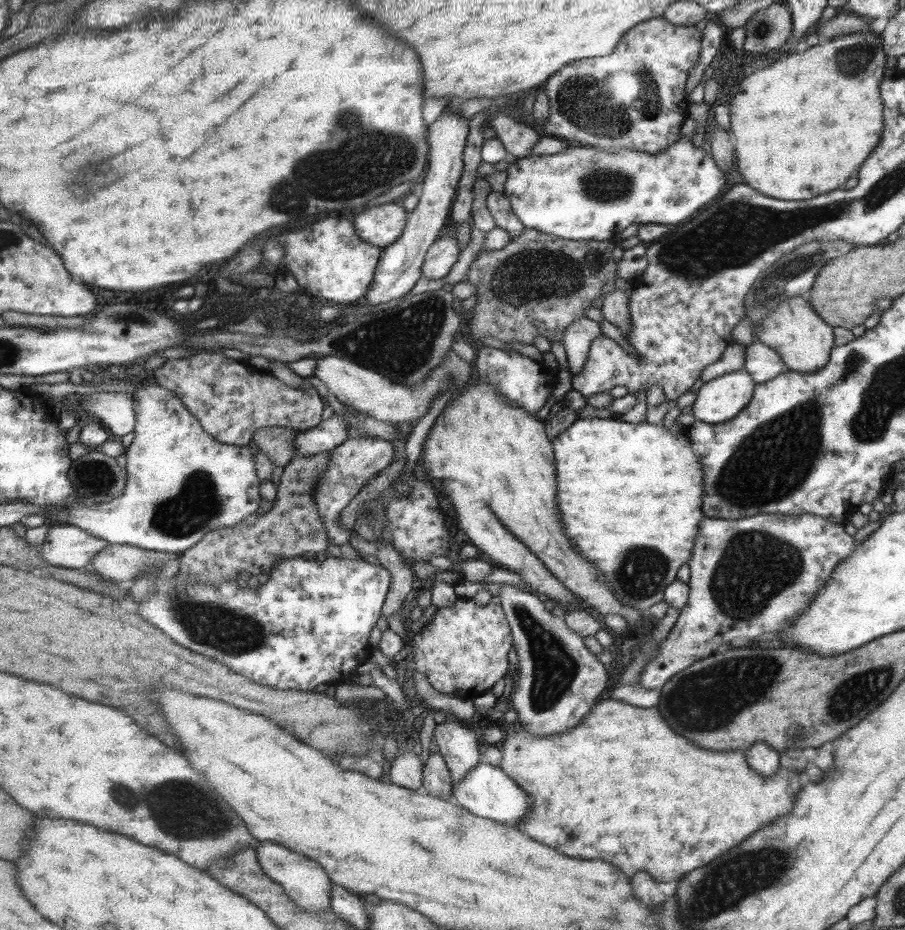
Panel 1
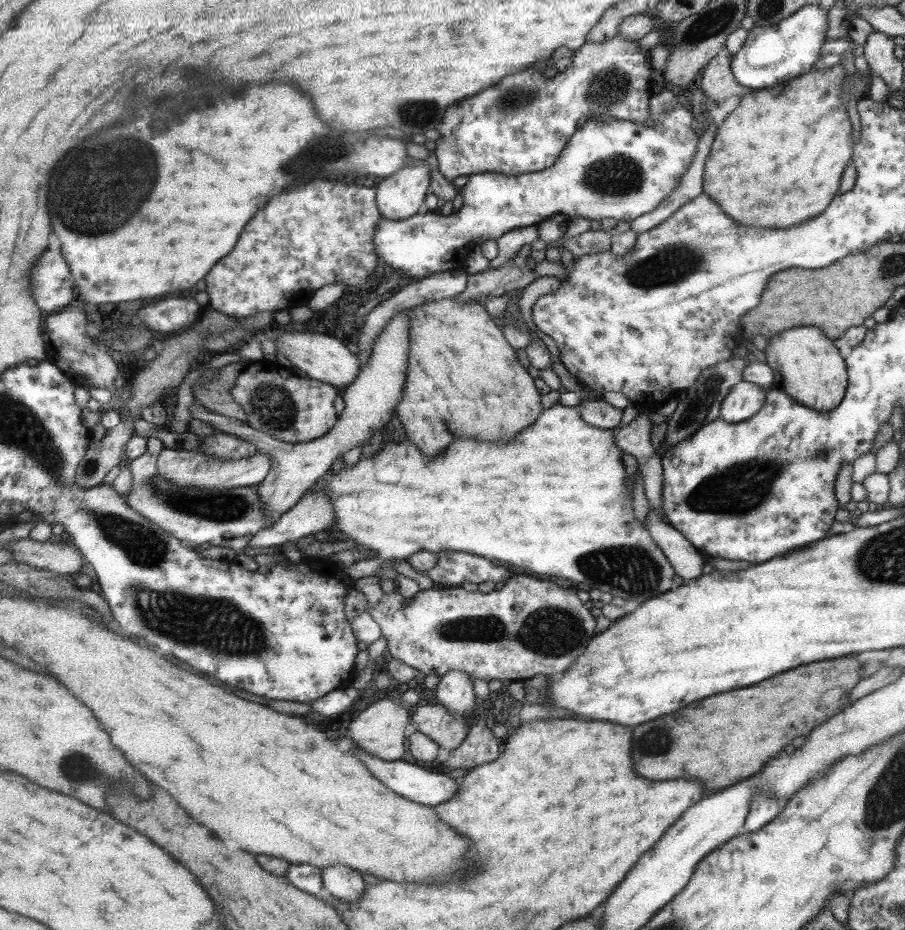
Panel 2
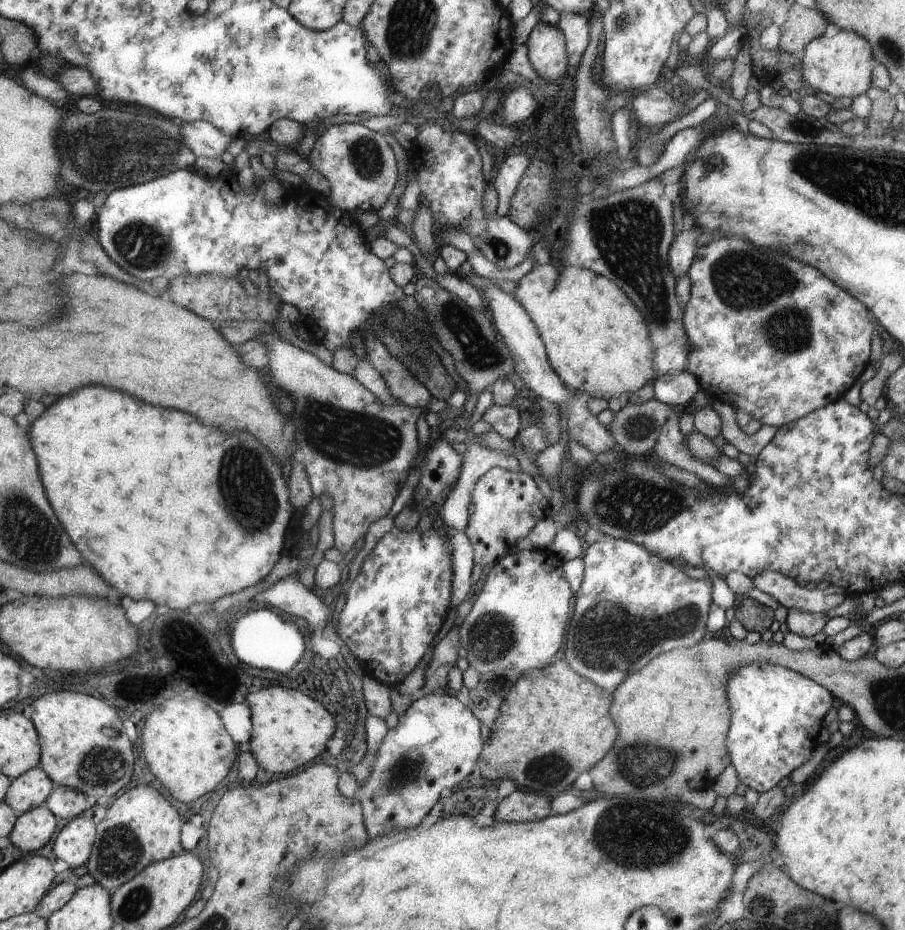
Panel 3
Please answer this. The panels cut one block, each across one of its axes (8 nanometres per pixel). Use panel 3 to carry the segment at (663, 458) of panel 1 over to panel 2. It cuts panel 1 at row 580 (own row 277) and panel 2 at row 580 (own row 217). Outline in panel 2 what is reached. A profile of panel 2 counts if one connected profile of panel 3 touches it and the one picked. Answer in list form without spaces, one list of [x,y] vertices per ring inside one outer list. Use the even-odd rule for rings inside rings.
[[[629,403],[622,410],[621,420],[616,428],[607,430],[591,426],[586,423],[575,407],[565,407],[555,404],[551,408],[543,409],[539,417],[531,423],[525,430],[521,430],[509,444],[509,440],[495,440],[495,442],[475,442],[473,438],[453,438],[449,448],[435,458],[425,458],[415,445],[409,444],[409,440],[401,443],[384,443],[381,449],[371,457],[360,457],[359,461],[353,465],[345,465],[337,472],[327,471],[314,485],[311,485],[308,492],[325,492],[331,500],[333,506],[333,540],[351,540],[353,543],[365,548],[375,550],[377,558],[383,560],[408,559],[411,554],[419,551],[438,553],[441,551],[463,551],[469,554],[479,555],[481,558],[499,560],[503,564],[513,564],[519,571],[523,568],[535,572],[535,574],[546,574],[549,576],[559,576],[567,578],[577,584],[587,584],[587,588],[608,592],[611,596],[617,596],[623,600],[635,600],[641,605],[650,598],[659,596],[665,590],[671,590],[675,584],[673,567],[663,556],[663,552],[657,548],[653,540],[649,537],[645,522],[639,522],[633,514],[632,496],[625,498],[627,488],[623,488],[623,481],[627,480],[627,468],[622,462],[622,453],[615,446],[614,438],[617,429],[628,424],[637,414],[643,412],[648,407],[640,404]]]

